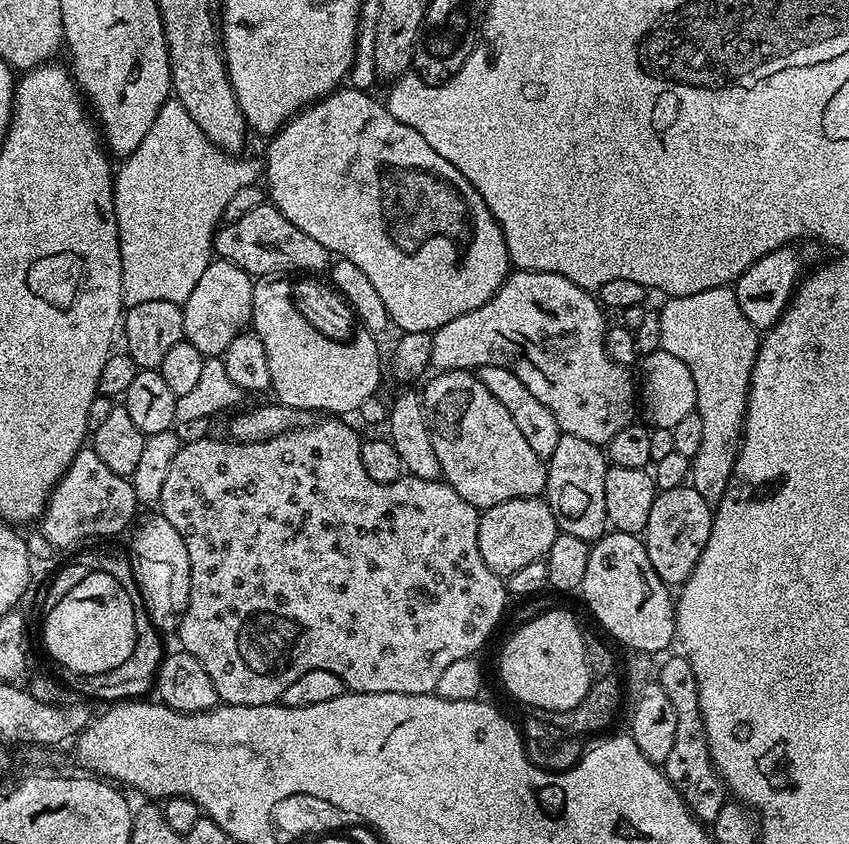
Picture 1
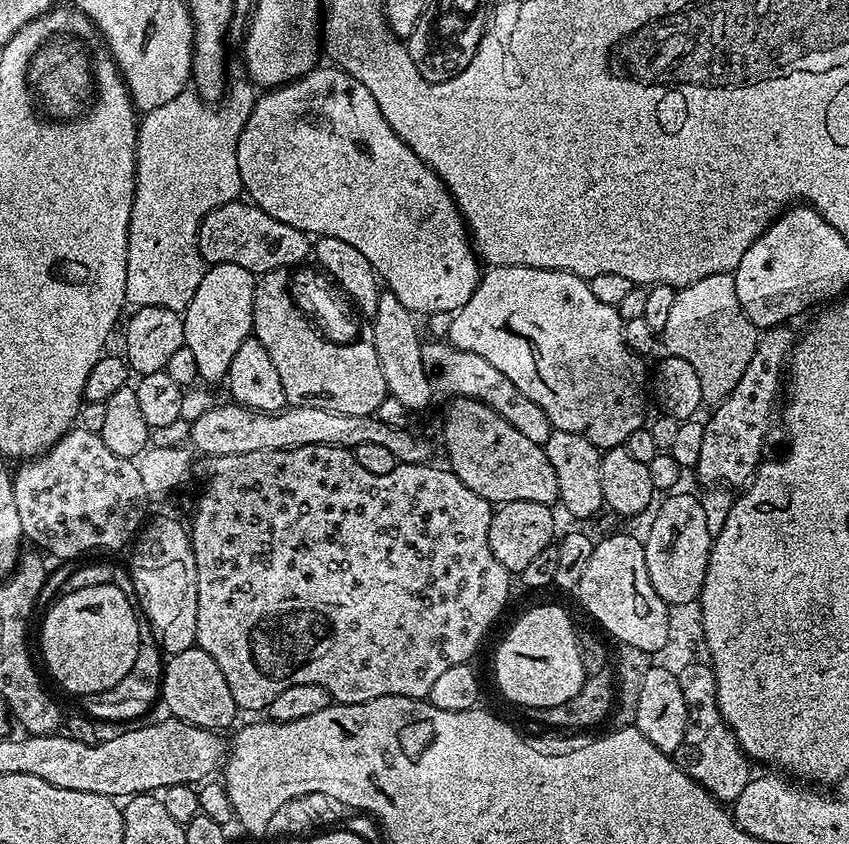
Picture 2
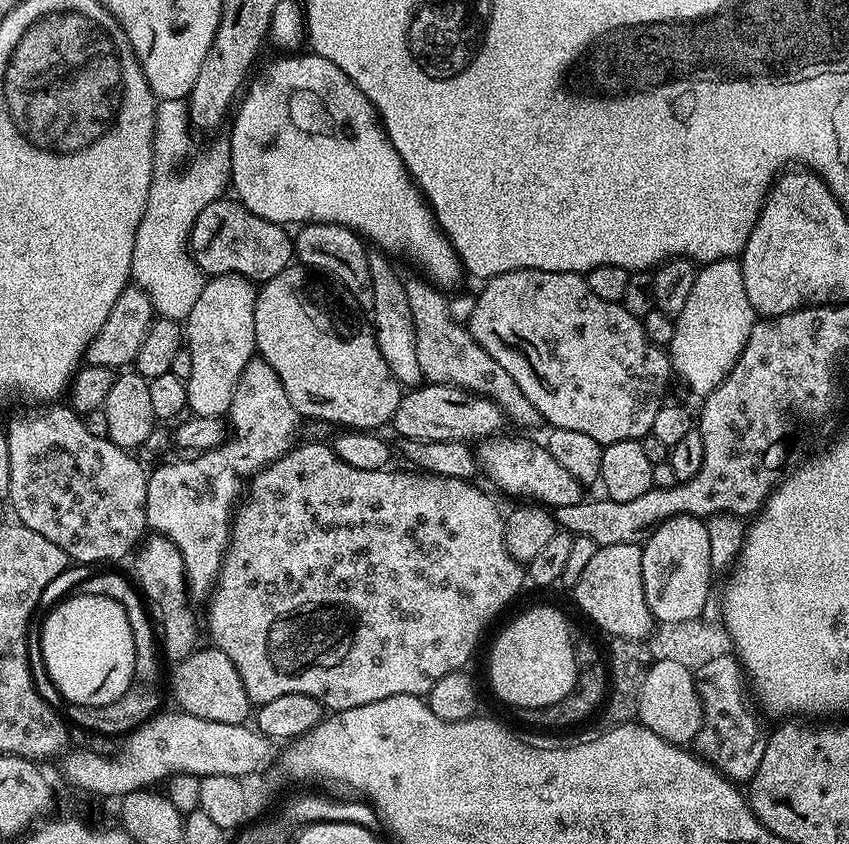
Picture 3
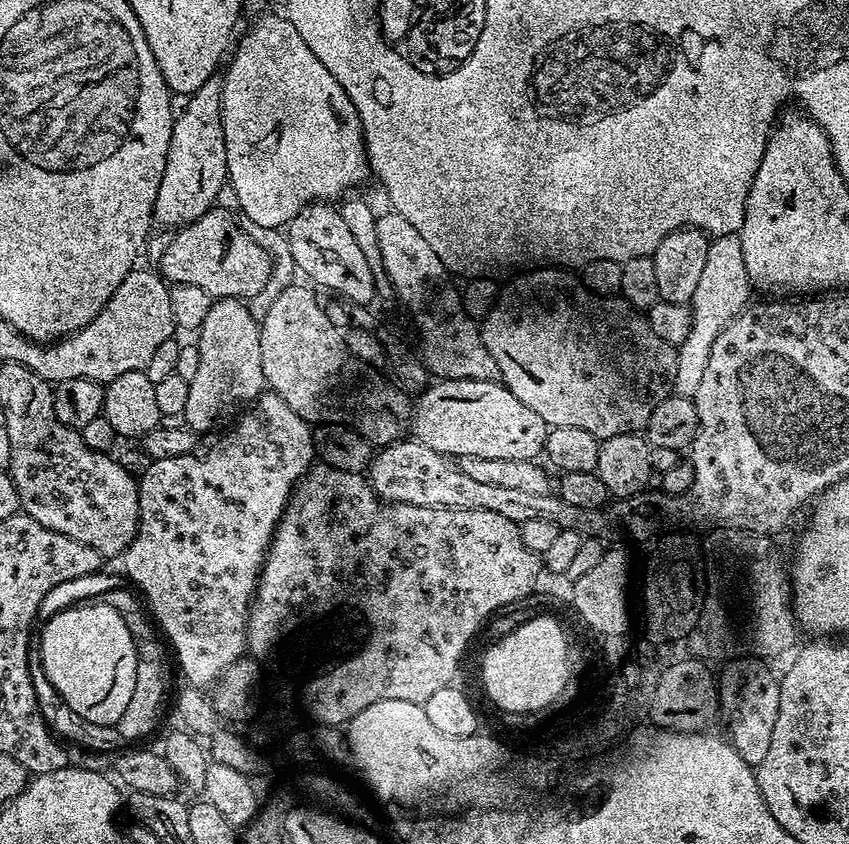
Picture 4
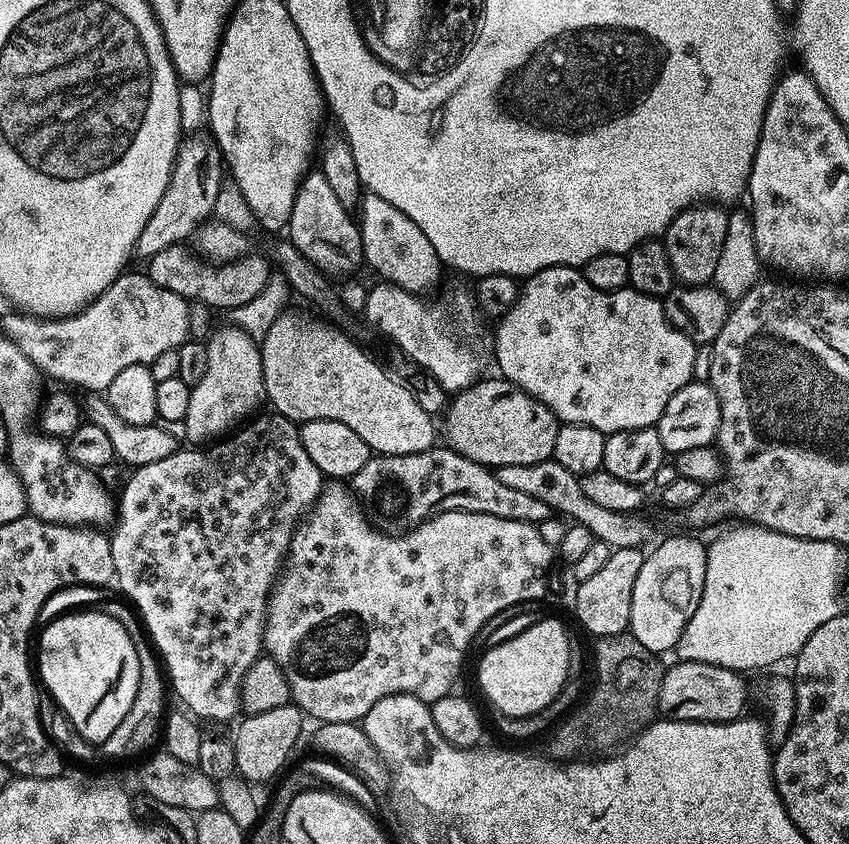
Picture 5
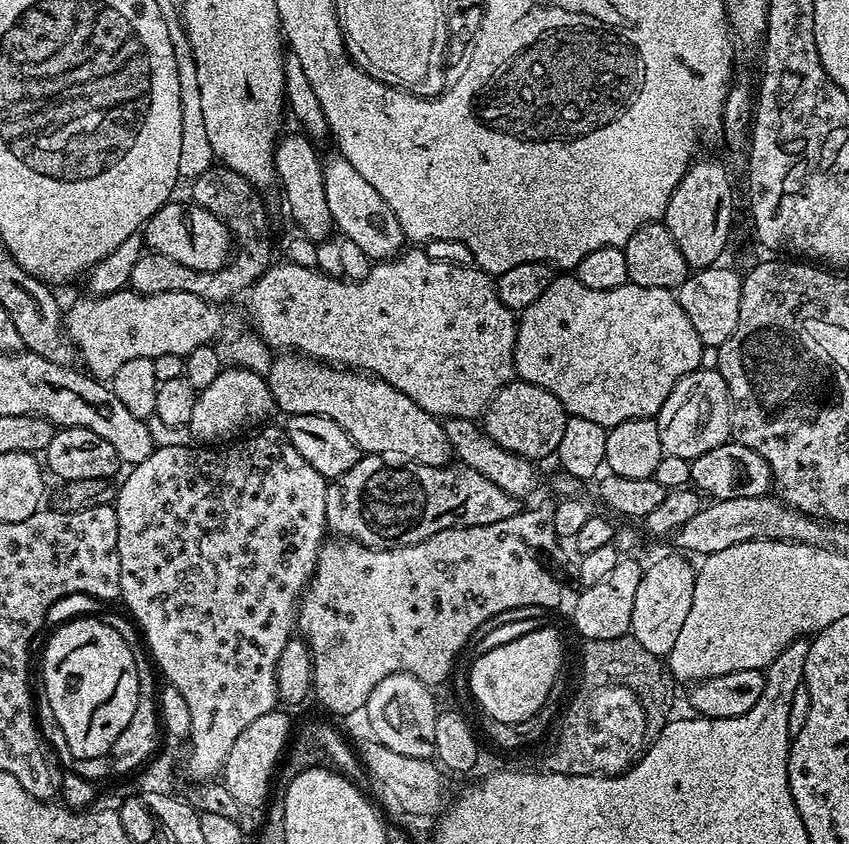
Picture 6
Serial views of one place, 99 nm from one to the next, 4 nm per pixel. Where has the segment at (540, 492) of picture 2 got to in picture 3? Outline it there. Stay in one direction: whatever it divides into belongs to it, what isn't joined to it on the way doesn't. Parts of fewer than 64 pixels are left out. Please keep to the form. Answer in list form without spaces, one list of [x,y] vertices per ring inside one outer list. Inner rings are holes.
[[[501,435],[491,442],[484,442],[478,448],[478,464],[492,479],[496,488],[501,488],[508,496],[525,496],[525,501],[535,502],[555,510],[562,506],[574,506],[574,502],[585,499],[586,488],[580,480],[574,478],[548,453],[547,447],[531,444],[528,440],[519,440],[516,436]]]

